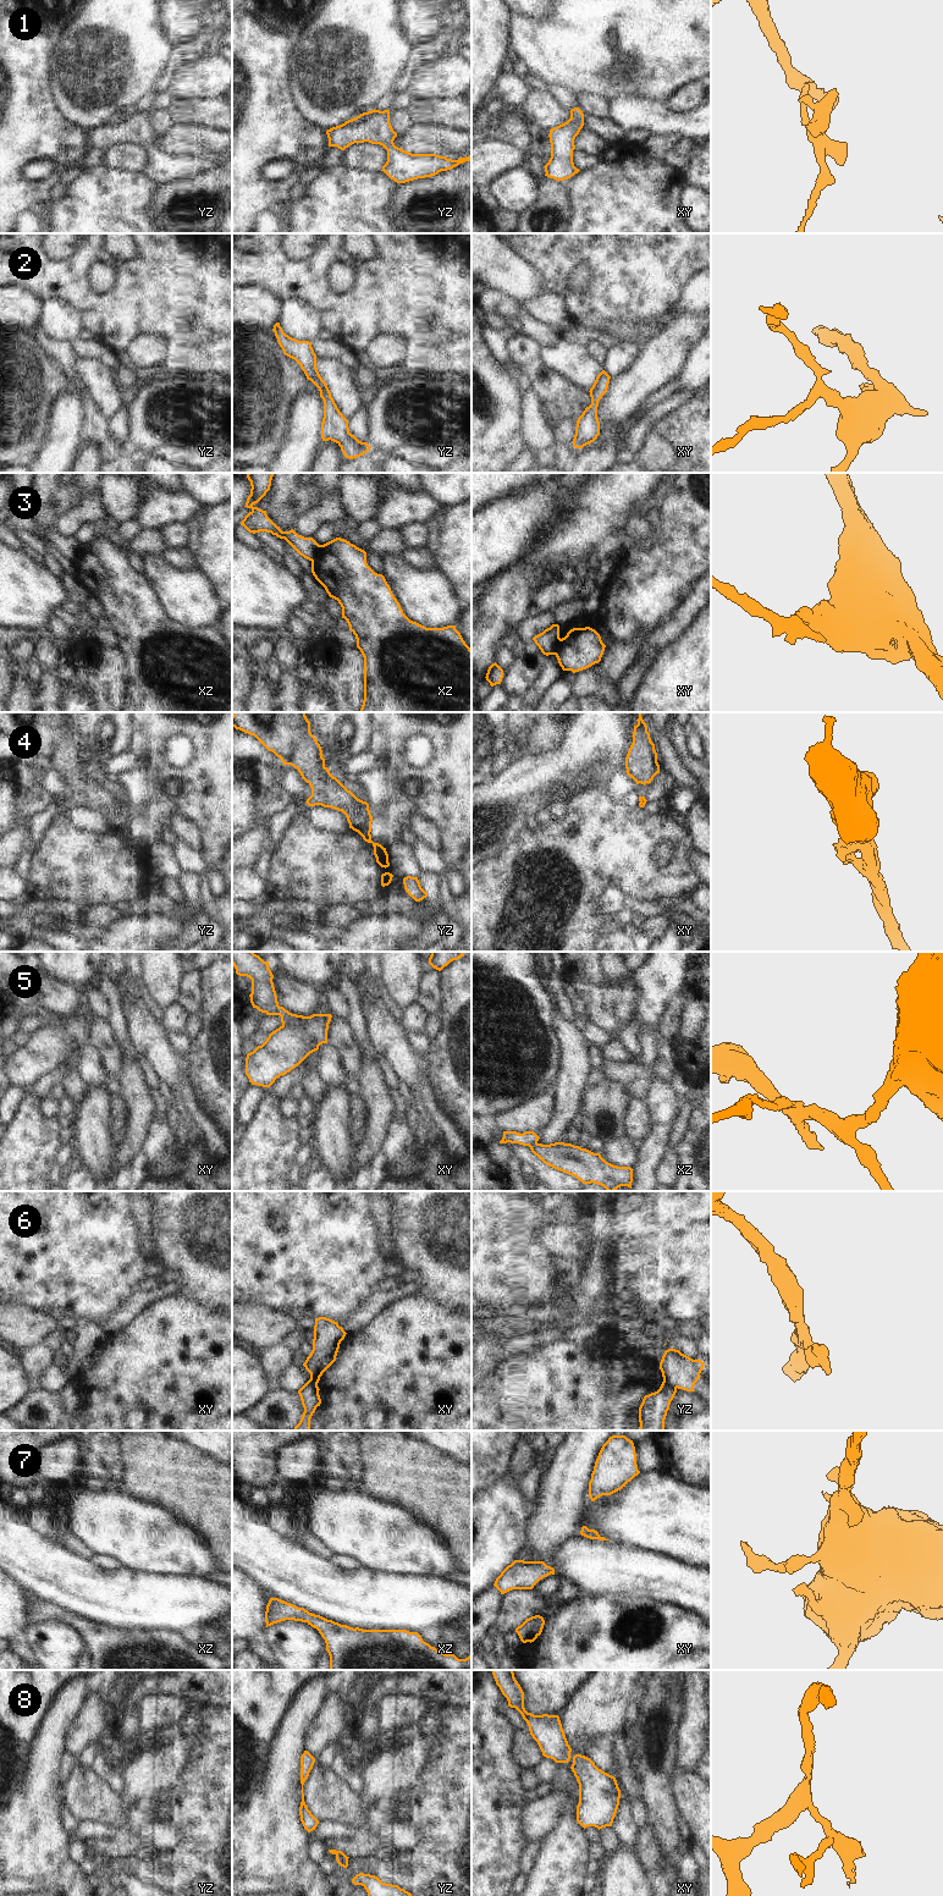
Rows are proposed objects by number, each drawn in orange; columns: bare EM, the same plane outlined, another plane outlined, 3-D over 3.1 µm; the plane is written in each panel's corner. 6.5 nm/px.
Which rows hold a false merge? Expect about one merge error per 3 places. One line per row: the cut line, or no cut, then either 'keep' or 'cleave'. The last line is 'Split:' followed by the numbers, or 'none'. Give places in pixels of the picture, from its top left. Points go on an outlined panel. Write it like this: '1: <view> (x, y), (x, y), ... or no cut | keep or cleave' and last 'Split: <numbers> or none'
1: no cut | keep
2: no cut | keep
3: xz (320, 545), (319, 552), (312, 562) | cleave
4: no cut | keep
5: xy (293, 1014), (282, 1025) | cleave
6: yz (663, 1378), (677, 1387) | cleave
7: no cut | keep
8: no cut | keep
Split: 3, 5, 6

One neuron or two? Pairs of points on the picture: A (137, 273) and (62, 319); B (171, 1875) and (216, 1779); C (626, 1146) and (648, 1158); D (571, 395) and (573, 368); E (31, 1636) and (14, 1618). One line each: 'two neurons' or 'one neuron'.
A: two neurons
B: one neuron
C: two neurons
D: two neurons
E: two neurons

